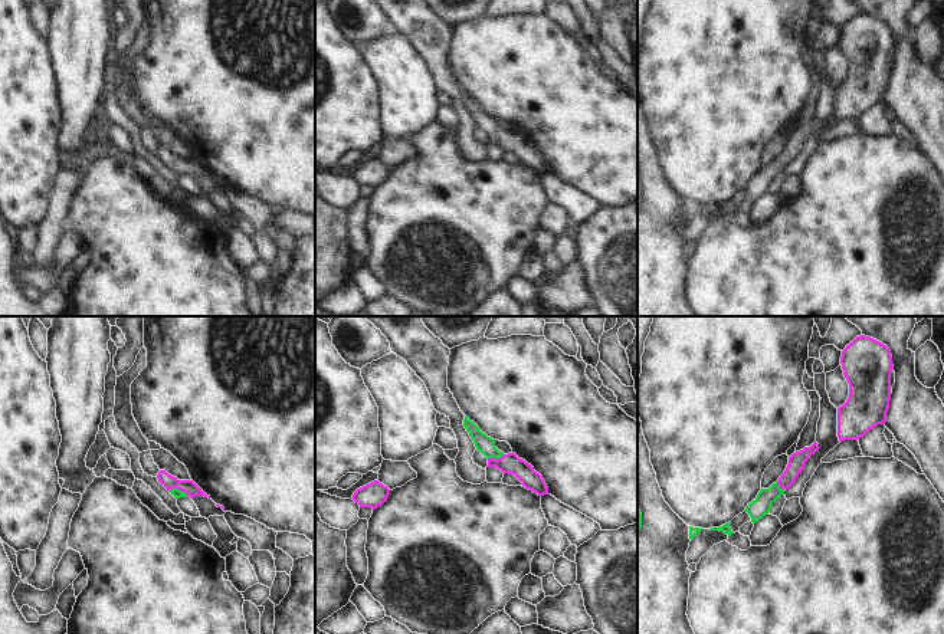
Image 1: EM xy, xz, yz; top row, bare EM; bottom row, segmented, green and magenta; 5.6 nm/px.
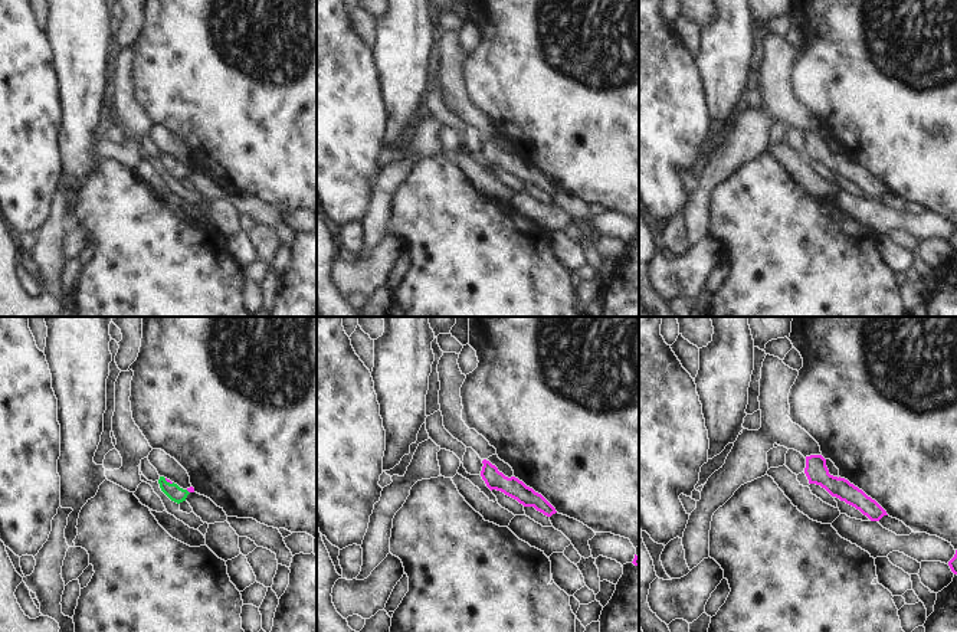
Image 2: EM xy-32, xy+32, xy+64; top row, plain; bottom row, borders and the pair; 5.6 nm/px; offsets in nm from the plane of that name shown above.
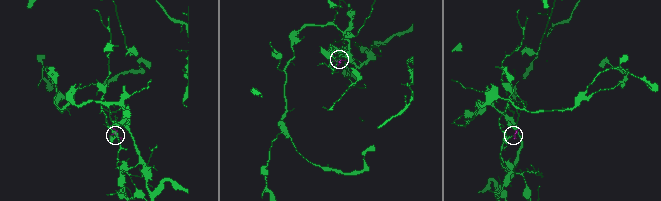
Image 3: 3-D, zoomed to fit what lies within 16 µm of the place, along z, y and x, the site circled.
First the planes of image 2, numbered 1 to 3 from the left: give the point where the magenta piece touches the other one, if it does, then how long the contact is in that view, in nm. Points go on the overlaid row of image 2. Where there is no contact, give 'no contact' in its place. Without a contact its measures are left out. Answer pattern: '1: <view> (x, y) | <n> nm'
1: xy-32 (169, 482) | 60 nm
2: no contact
3: no contact

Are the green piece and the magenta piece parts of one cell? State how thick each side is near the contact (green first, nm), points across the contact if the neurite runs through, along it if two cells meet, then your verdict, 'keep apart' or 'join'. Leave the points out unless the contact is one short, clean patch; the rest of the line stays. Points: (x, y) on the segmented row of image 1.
100/110 nm | across xz (485, 444), (495, 457), (510, 463) | join

